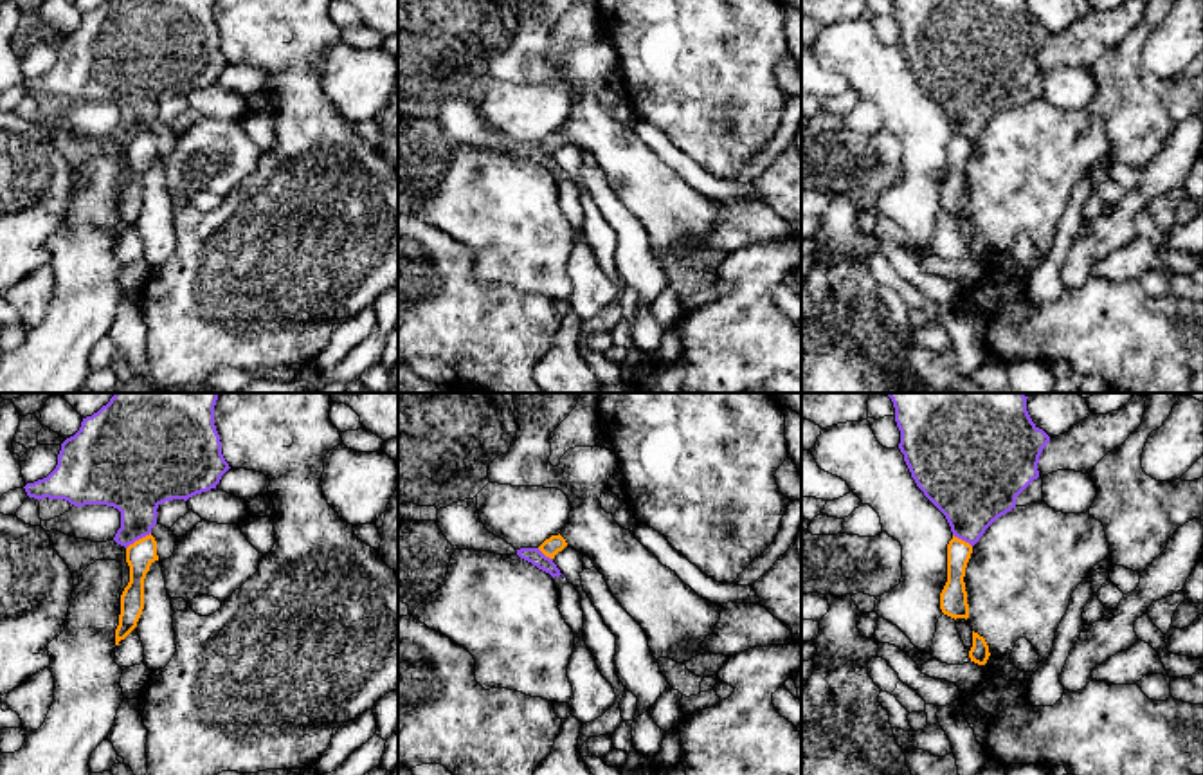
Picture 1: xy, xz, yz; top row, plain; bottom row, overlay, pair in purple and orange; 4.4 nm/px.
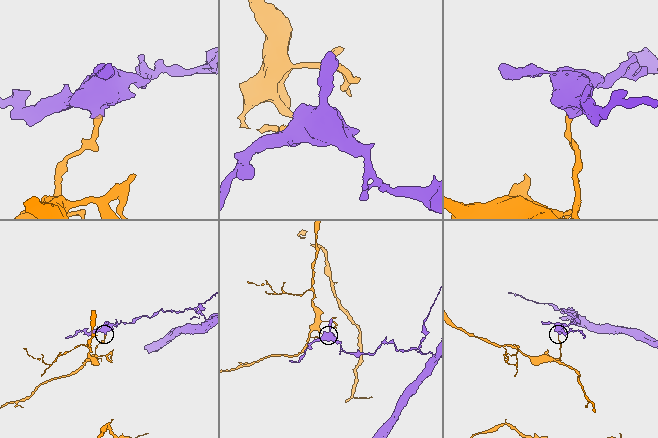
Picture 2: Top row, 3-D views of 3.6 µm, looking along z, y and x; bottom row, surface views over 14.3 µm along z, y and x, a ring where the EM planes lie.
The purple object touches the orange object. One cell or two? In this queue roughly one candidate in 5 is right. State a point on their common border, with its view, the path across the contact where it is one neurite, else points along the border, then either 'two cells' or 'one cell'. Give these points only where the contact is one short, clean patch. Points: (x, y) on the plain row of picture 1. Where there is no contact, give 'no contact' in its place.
xy (137, 136) | along xy (150, 128), (126, 145) | two cells

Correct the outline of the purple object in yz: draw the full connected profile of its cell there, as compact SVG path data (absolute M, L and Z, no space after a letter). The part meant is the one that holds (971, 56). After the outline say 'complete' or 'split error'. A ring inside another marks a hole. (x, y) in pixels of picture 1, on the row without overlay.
M893 0L899 45L924 92L945 112L954 133L974 142L985 126L1016 105L1016 94L1039 74L1037 59L1050 32L1039 25L1027 0Z; complete

